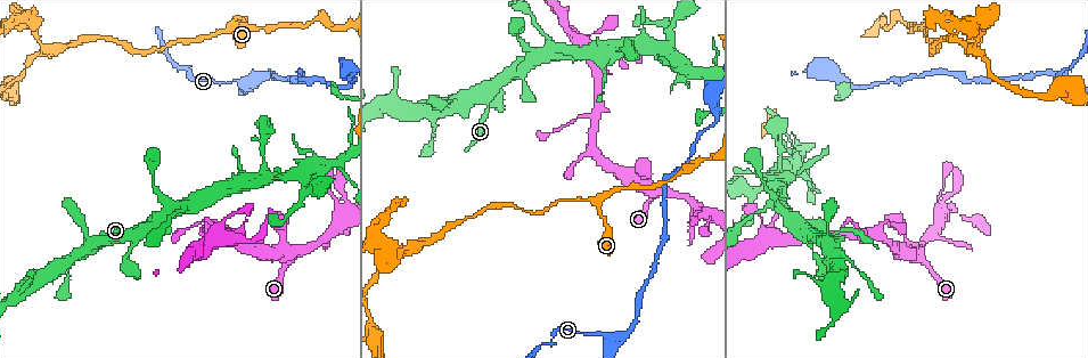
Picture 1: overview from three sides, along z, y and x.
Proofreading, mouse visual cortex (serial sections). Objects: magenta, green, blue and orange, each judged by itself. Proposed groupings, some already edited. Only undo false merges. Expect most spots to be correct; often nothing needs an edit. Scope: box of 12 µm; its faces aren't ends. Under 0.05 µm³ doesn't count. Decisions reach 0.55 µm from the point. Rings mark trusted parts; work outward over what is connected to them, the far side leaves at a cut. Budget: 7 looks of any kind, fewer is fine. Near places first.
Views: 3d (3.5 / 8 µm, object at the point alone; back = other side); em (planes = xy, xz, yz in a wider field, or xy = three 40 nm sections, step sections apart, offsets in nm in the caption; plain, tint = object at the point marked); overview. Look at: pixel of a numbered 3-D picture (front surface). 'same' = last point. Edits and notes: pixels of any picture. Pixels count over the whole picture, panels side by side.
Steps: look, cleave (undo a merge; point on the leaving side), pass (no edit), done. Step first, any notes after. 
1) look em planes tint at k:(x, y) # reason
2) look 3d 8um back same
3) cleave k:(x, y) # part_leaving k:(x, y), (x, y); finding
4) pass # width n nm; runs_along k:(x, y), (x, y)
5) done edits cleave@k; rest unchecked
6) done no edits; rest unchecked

look 3d 3.5um at 1:(491, 101) # branch point

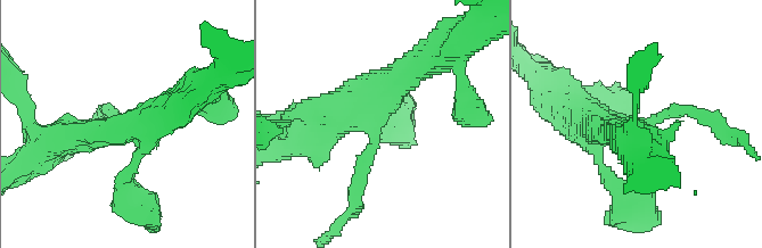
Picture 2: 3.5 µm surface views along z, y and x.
look em xy step 1 plain at 2:(375, 127) # need the tissue

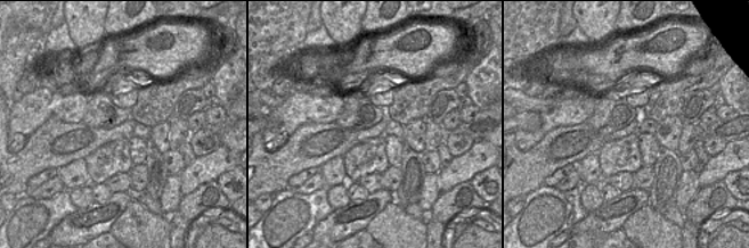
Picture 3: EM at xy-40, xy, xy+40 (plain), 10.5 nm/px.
look em xy step 1 tint same # with the object marked

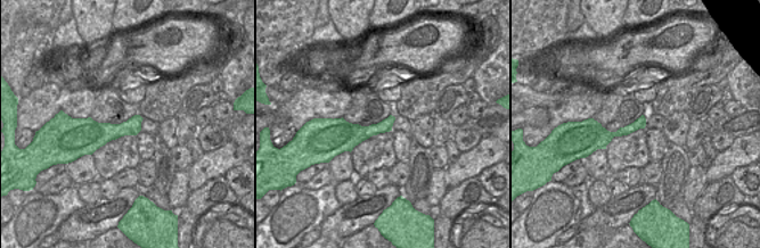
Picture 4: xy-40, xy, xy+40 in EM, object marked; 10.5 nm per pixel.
pass # width 150 nm; runs_along 4:(643, 121), (613, 134), (589, 130); all the same cell

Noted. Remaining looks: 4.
look 3d 8um at 1:(219, 233) # abrupt turn

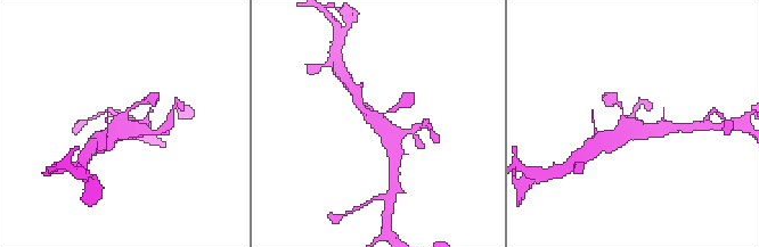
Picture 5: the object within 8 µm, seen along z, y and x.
look 3d 3.5um at 5:(629, 121)

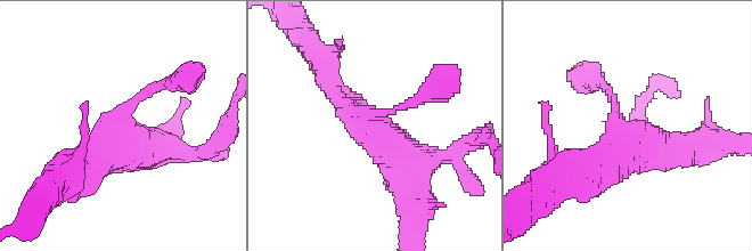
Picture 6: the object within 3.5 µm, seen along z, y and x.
look em xy step 2 tint at 6:(114, 129) # arms 4; arm_widths 150, 250, 300, 450 nm

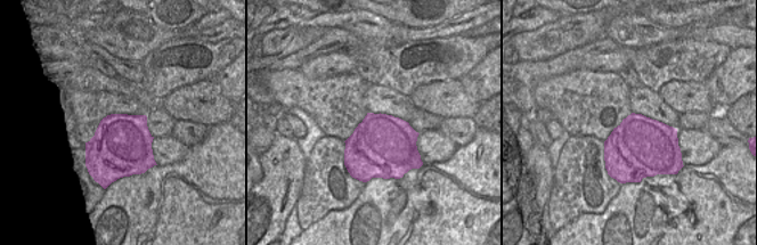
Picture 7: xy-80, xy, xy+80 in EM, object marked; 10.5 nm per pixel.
pass # runs_along 6:(414, 203), (409, 166), (333, 87); one cell here

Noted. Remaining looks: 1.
done no edits; rest unchecked

